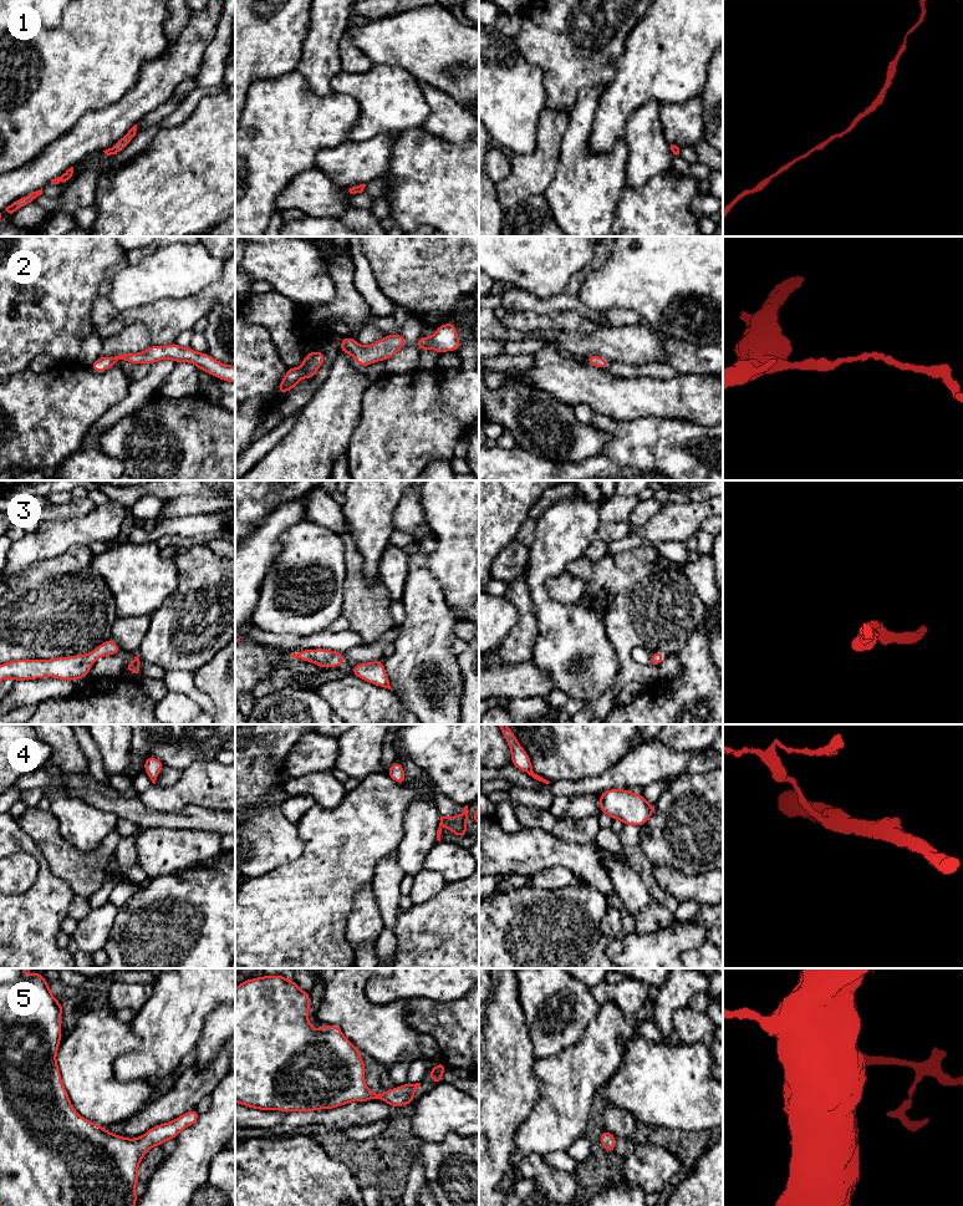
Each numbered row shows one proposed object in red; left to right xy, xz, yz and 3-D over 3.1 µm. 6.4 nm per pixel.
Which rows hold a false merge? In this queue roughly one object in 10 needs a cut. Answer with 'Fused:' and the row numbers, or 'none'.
Fused: none

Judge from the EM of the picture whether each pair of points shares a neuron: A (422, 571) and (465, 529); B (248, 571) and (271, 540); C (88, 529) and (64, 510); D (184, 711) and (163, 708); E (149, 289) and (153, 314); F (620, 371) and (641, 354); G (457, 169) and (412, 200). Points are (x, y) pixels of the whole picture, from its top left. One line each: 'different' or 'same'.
A: different
B: same
C: different
D: same
E: different
F: different
G: same

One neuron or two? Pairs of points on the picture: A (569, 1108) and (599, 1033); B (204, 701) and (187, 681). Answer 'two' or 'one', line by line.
A: one
B: one

